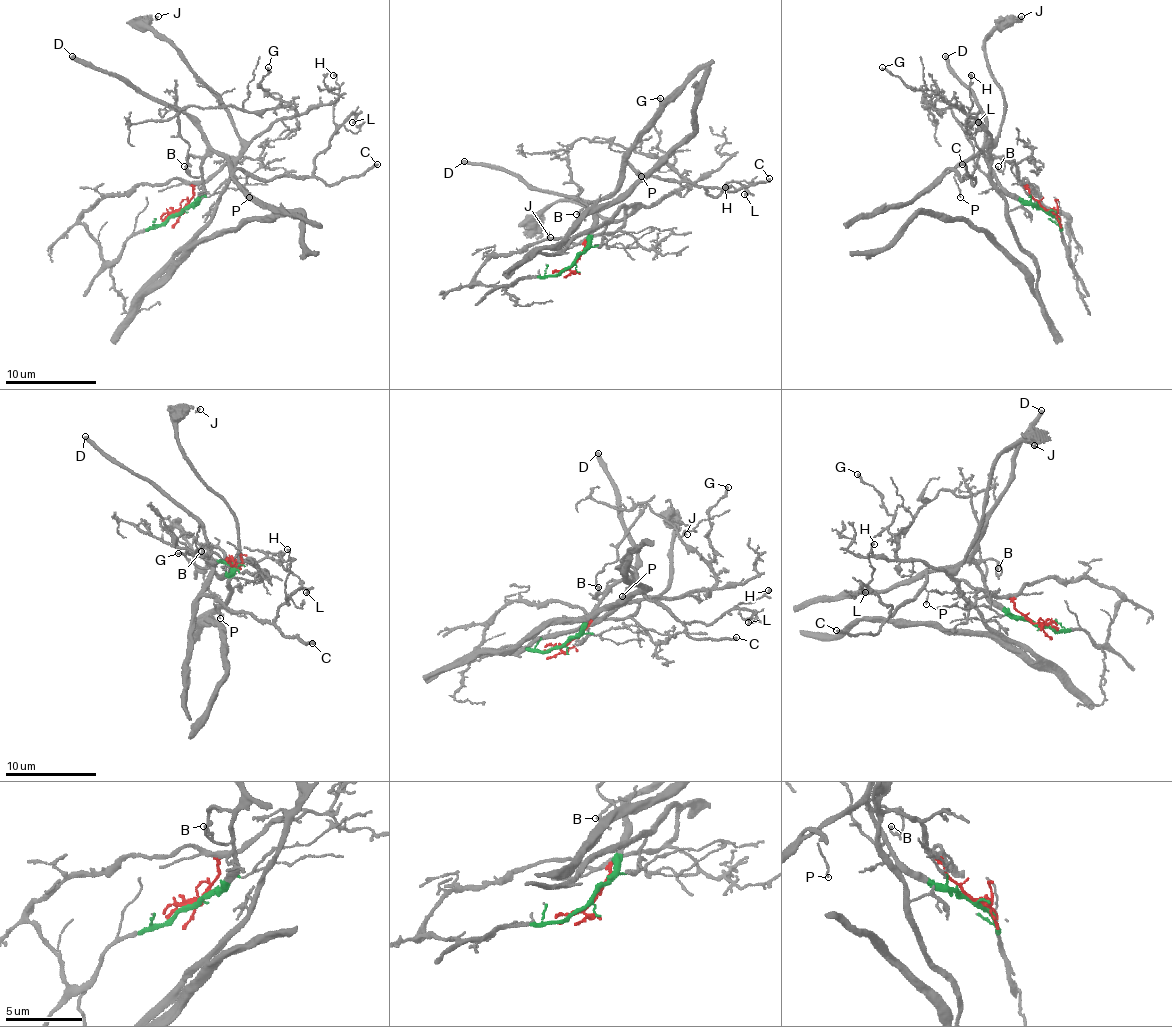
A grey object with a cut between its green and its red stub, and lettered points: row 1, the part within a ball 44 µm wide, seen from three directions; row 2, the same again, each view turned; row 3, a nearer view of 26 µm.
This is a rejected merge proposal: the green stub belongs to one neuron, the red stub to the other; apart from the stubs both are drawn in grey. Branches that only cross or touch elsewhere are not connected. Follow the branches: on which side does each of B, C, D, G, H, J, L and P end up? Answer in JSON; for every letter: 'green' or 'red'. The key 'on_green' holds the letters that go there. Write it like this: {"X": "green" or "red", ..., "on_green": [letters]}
{"B": "green", "C": "green", "D": "green", "G": "red", "H": "green", "J": "red", "L": "green", "P": "green", "on_green": ["B", "C", "D", "H", "L", "P"]}

